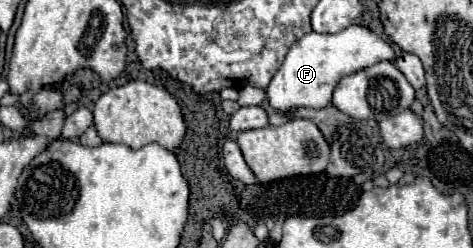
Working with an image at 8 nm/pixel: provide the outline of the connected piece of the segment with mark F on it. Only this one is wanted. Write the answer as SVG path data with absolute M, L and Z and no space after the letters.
M348 26L338 34L316 34L310 32L296 40L286 54L280 70L274 74L266 88L266 98L272 108L284 112L290 108L324 108L332 100L334 86L346 74L354 74L380 60L394 60L394 50L388 42L376 36L366 26Z

